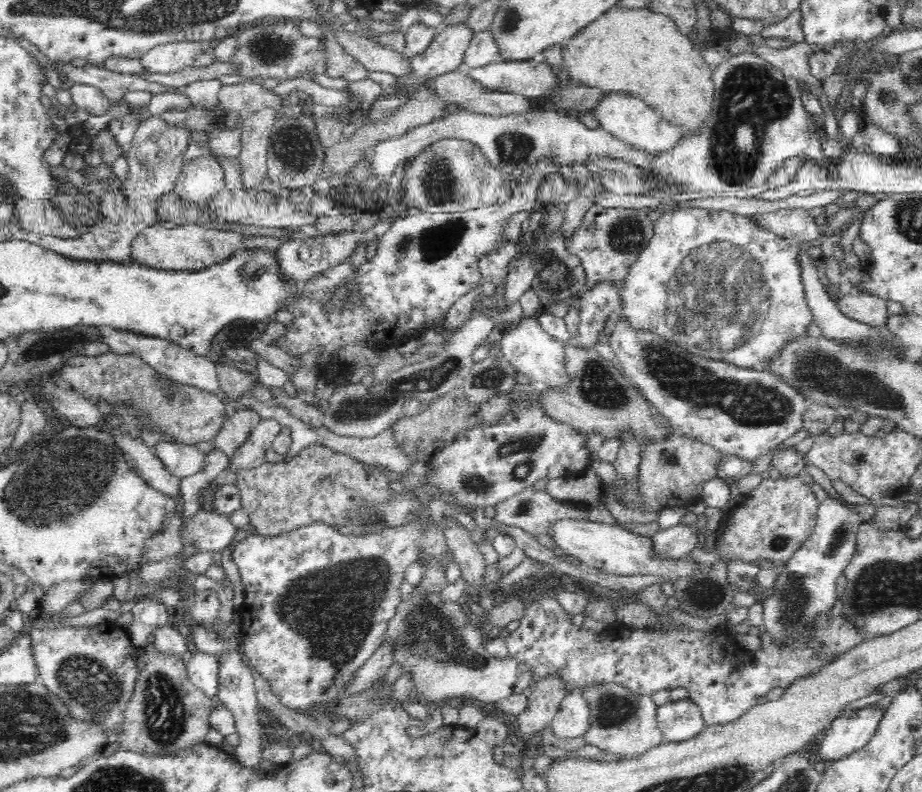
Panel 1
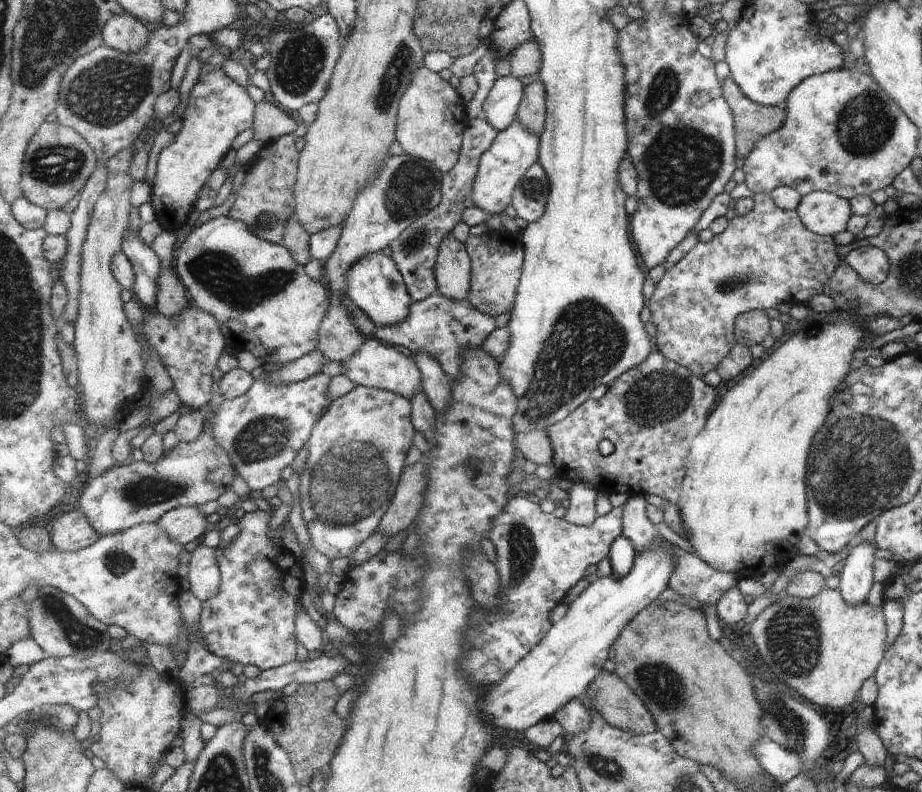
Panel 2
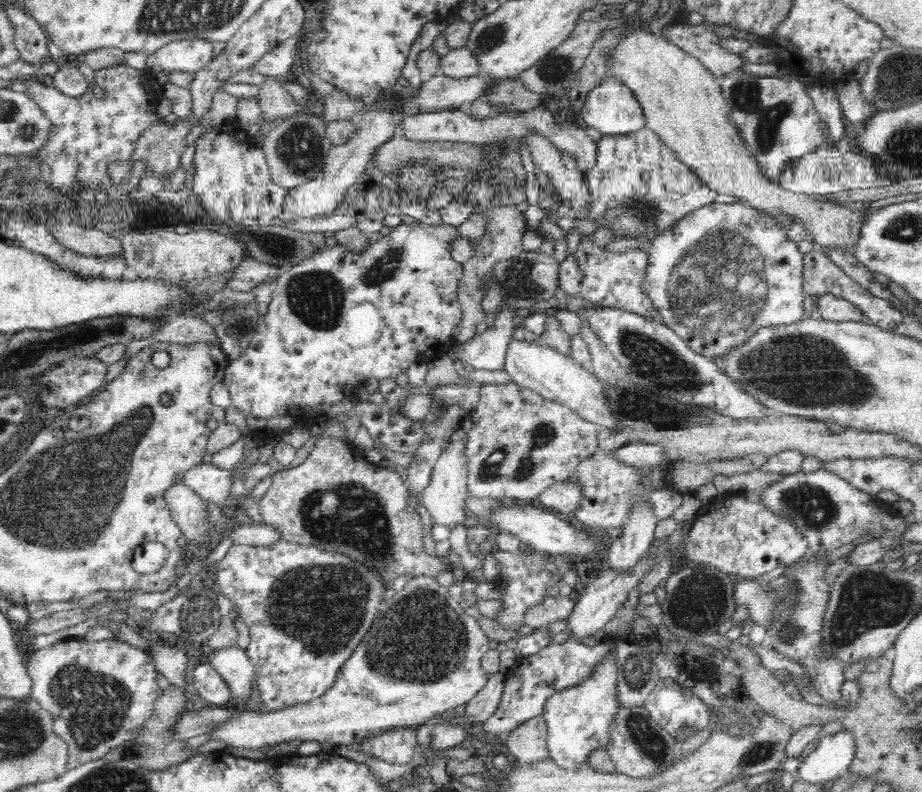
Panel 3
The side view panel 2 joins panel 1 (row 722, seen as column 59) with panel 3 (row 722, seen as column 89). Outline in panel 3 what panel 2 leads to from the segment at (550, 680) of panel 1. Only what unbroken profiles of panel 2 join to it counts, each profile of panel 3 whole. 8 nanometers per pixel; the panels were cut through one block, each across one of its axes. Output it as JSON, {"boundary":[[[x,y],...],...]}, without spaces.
{"boundary":[[[543,714],[524,720],[507,736],[510,756],[518,765],[544,760],[549,756],[547,750],[547,722]]]}

